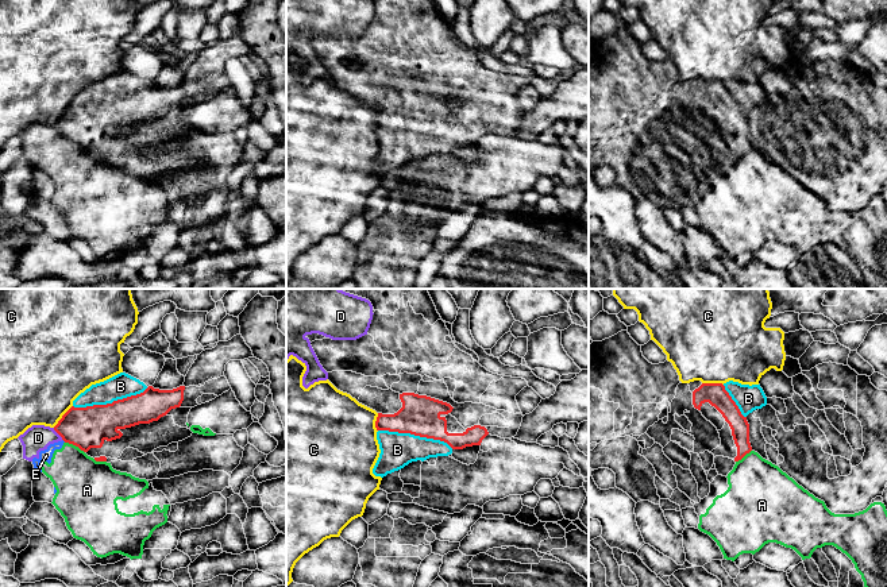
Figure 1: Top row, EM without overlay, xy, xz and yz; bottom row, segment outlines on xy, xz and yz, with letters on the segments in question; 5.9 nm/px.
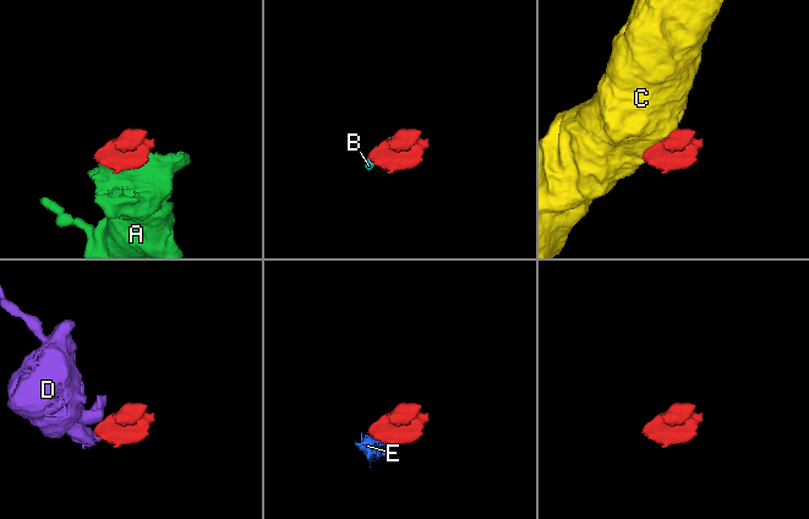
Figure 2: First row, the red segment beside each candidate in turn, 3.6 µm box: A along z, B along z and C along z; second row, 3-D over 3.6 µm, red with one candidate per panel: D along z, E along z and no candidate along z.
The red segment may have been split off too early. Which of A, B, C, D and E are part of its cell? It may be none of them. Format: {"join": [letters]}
{"join": ["B"]}

